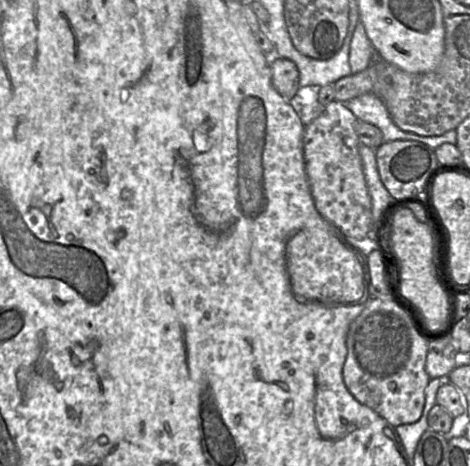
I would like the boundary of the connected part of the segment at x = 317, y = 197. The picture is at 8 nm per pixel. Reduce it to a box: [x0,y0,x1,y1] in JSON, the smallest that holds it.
[304,101,371,240]

